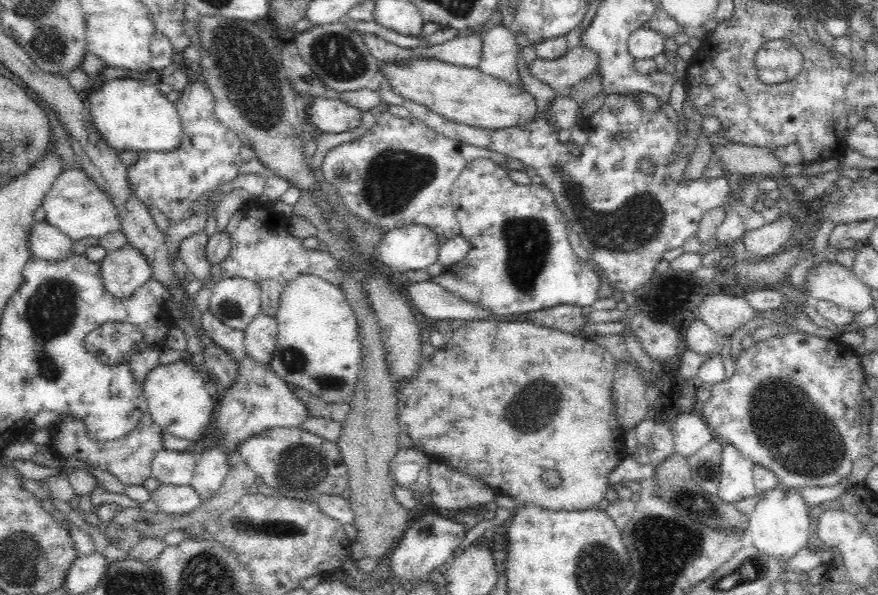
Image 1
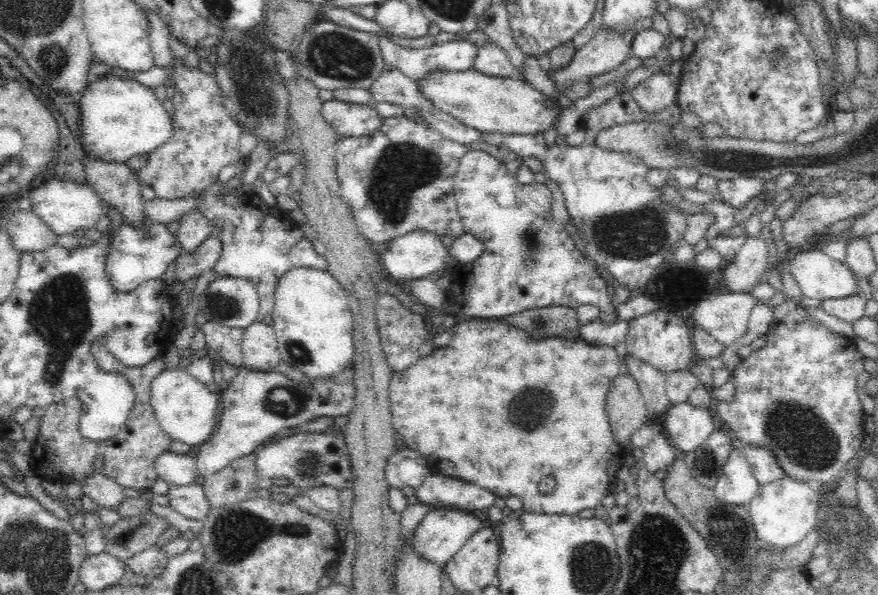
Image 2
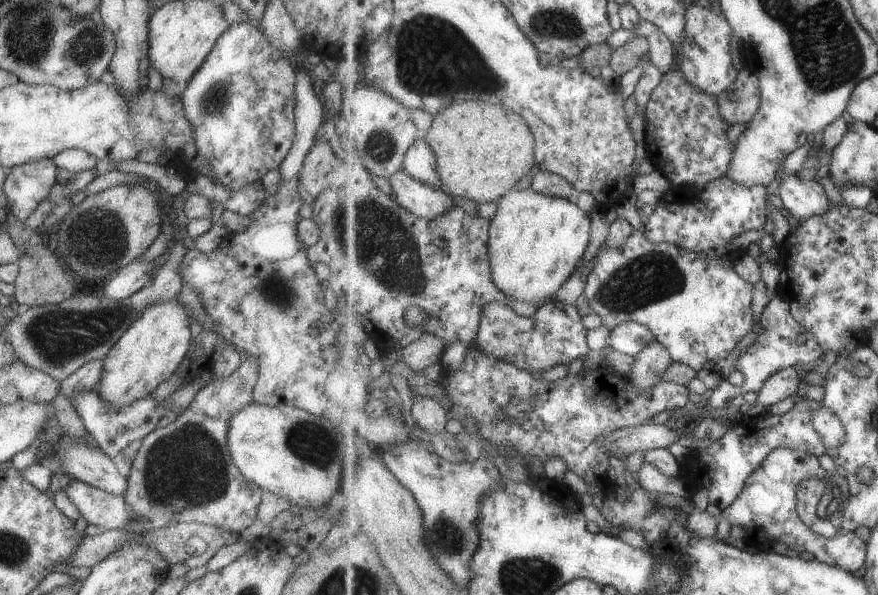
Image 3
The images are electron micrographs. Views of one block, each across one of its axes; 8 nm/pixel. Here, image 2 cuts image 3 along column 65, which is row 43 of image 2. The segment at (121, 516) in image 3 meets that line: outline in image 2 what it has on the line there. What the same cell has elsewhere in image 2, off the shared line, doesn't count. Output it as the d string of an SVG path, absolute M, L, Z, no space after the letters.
M489 39L484 46L478 48L473 69L488 76L517 78L517 70L508 55L502 47Z

